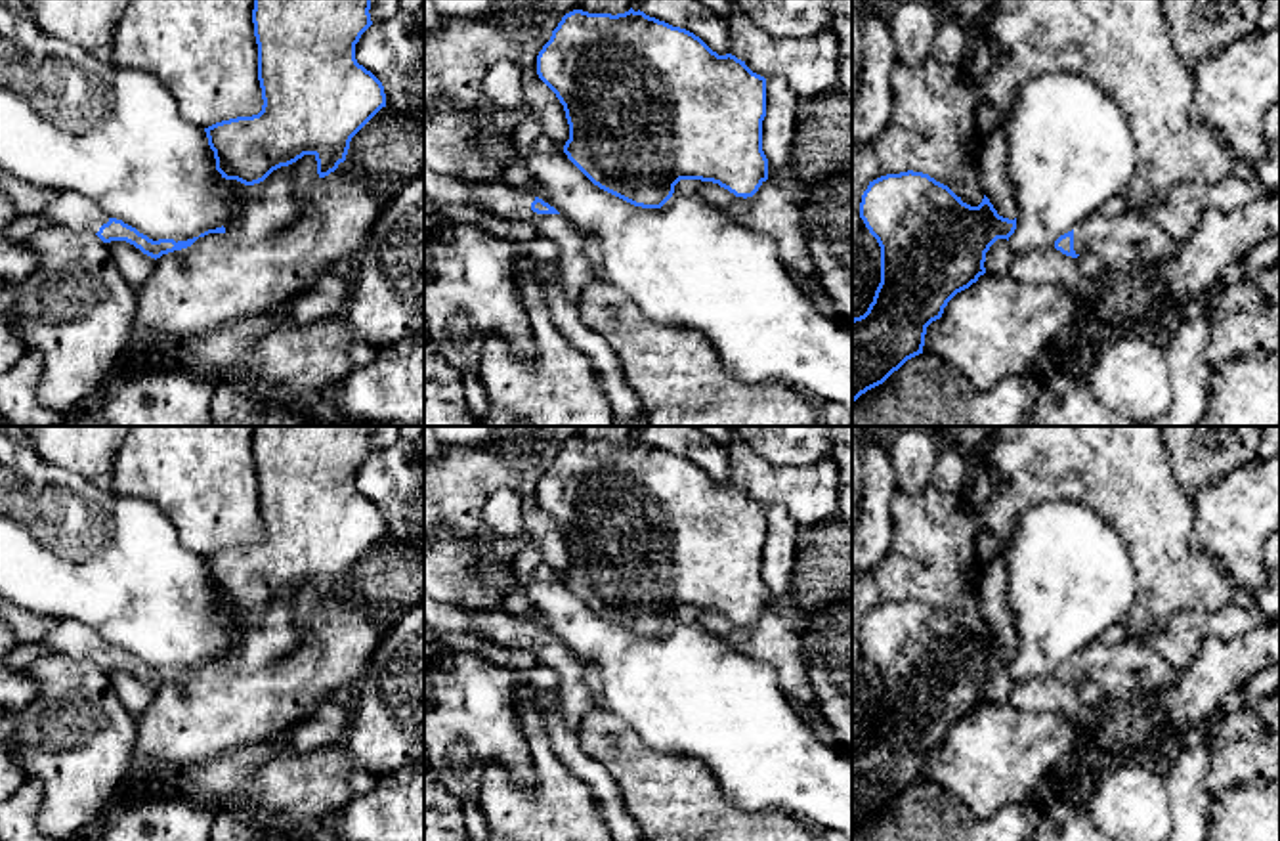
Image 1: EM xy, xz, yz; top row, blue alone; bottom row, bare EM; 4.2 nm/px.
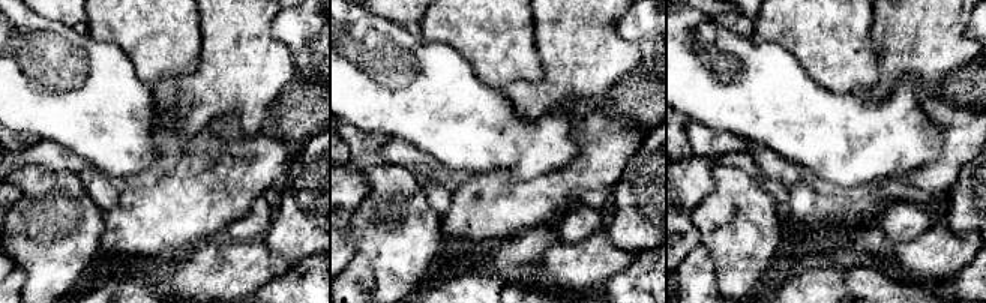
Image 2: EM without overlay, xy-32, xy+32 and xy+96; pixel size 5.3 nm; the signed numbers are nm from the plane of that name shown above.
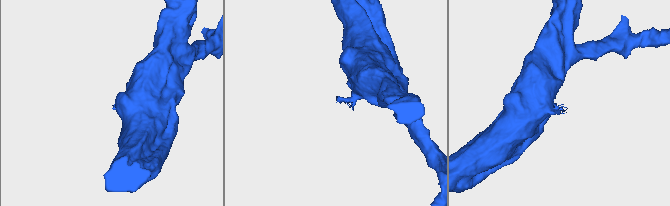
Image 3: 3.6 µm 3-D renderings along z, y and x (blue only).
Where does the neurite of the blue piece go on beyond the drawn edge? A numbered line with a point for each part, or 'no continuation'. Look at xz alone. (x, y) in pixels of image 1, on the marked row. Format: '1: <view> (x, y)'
1: xz (503, 201)

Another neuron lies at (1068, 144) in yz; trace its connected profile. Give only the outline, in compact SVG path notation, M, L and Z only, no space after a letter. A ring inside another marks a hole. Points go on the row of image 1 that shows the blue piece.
M1055 71L1026 82L1003 119L1014 183L1014 254L1055 241L1125 191L1137 170L1125 113L1091 78Z

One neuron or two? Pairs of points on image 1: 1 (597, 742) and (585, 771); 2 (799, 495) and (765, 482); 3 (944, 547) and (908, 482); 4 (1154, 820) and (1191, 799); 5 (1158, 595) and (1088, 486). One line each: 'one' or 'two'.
1: two
2: one
3: two
4: two
5: one

